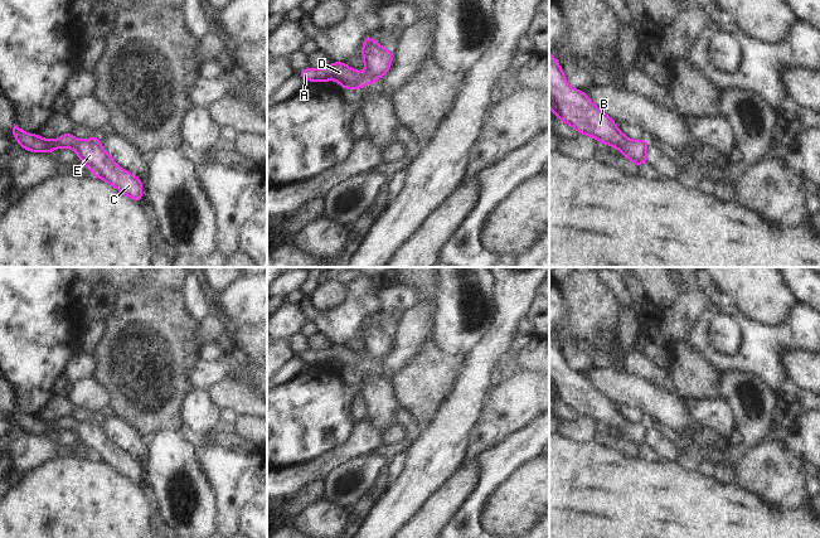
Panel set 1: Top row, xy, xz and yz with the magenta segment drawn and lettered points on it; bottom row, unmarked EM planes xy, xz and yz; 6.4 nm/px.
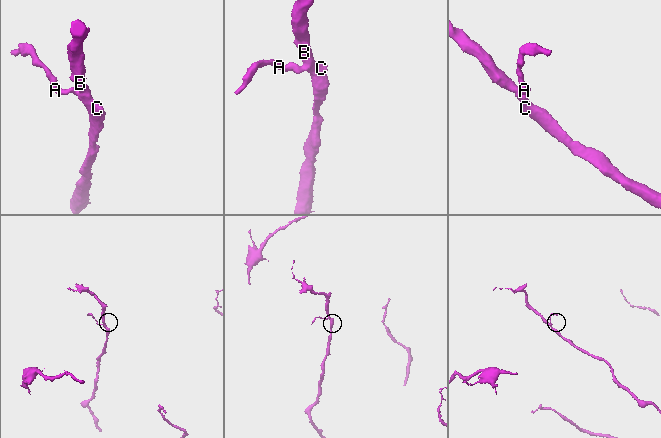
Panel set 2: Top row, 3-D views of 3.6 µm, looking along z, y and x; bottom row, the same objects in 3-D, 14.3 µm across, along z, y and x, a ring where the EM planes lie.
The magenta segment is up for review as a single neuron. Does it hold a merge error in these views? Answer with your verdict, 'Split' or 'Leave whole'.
Leave whole.

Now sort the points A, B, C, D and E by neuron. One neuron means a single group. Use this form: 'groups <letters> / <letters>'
groups A B C D E

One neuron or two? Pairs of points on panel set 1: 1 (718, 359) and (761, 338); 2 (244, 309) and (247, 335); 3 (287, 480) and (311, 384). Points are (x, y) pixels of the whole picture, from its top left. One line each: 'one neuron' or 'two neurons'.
1: one neuron
2: two neurons
3: two neurons

